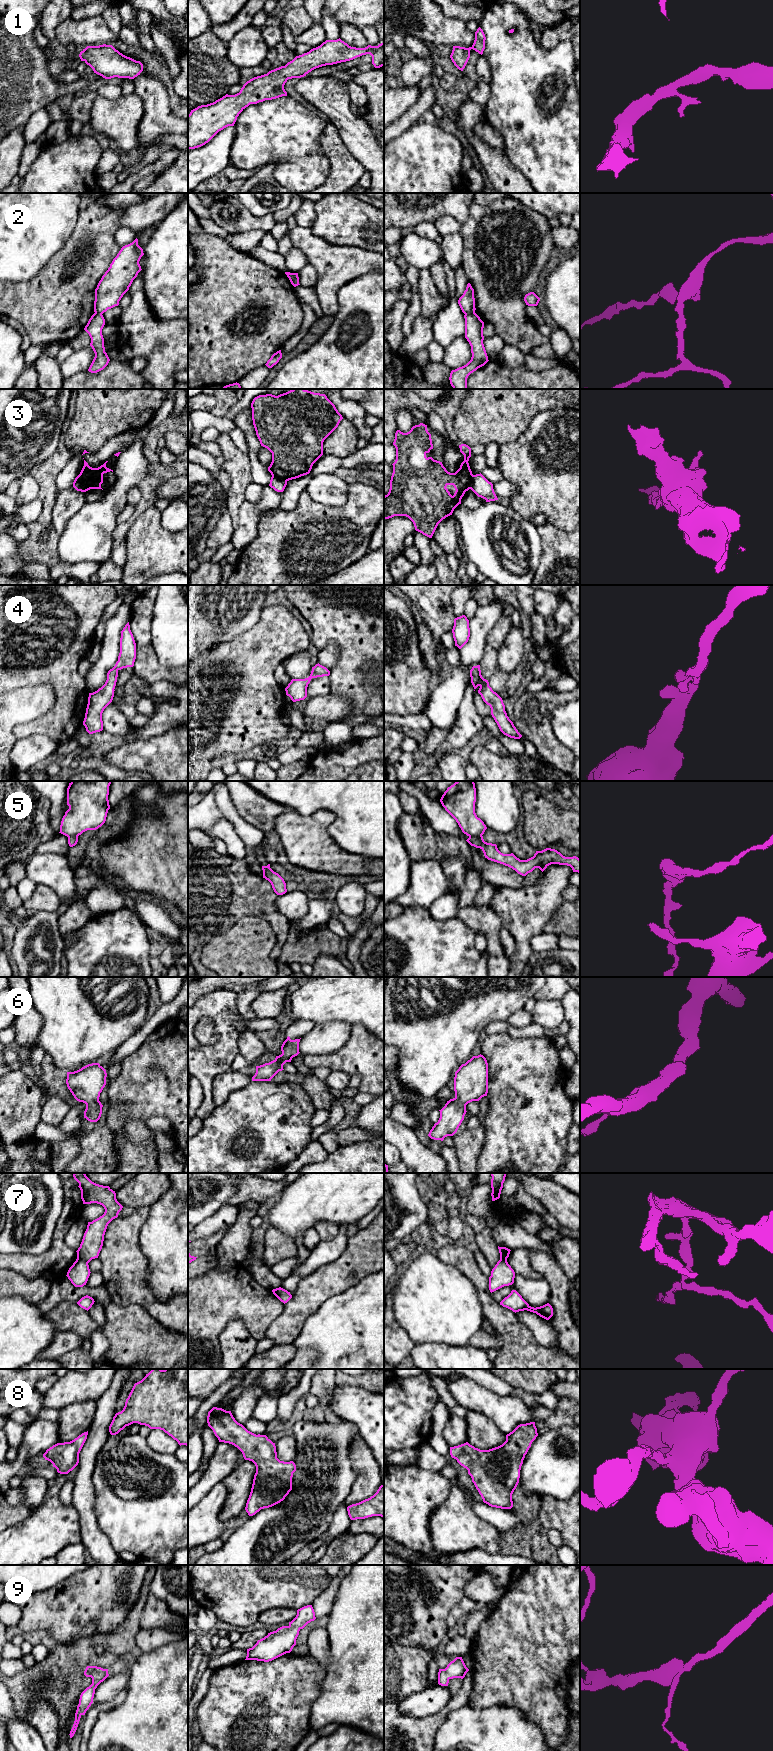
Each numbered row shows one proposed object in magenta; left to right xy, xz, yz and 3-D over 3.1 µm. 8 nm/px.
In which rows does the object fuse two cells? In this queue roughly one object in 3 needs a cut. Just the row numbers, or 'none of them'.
2, 3, 5, 7

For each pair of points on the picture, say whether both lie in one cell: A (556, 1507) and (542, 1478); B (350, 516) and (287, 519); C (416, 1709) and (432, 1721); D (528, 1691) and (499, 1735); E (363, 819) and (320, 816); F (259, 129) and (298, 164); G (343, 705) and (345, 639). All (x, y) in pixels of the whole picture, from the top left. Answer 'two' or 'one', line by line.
A: two
B: one
C: two
D: two
E: two
F: one
G: two

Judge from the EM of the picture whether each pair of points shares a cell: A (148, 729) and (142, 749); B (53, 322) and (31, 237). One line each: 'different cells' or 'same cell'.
A: different cells
B: different cells

